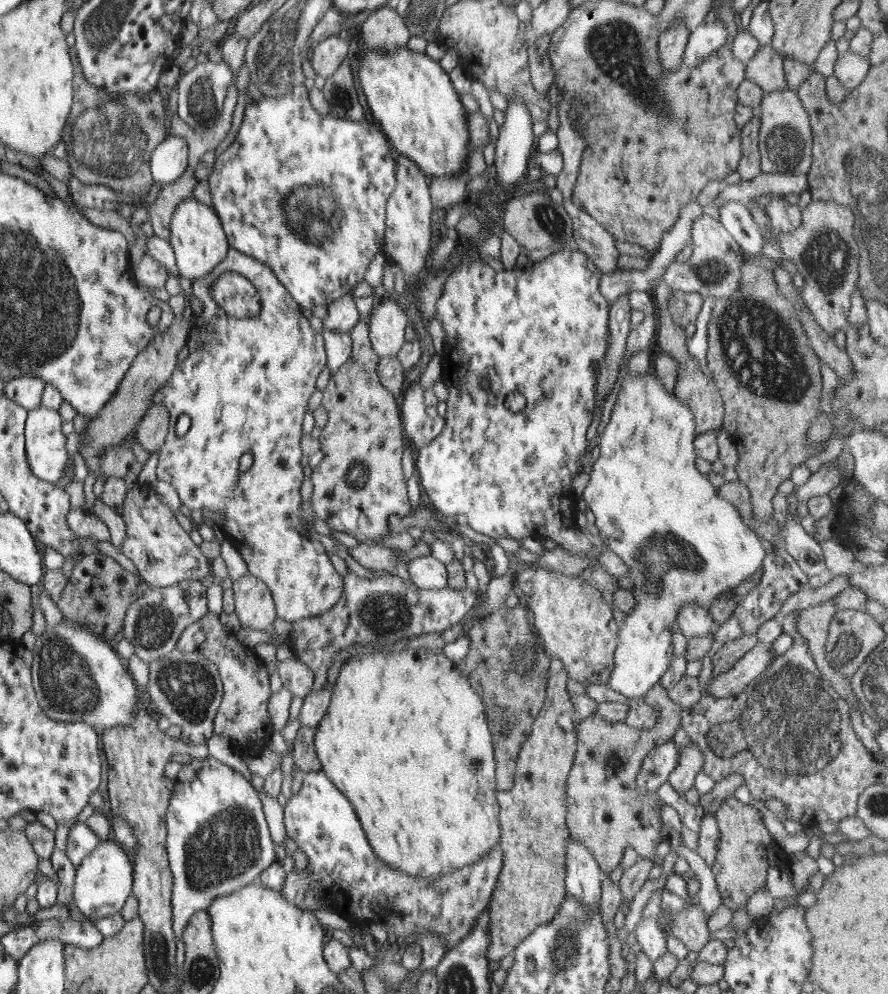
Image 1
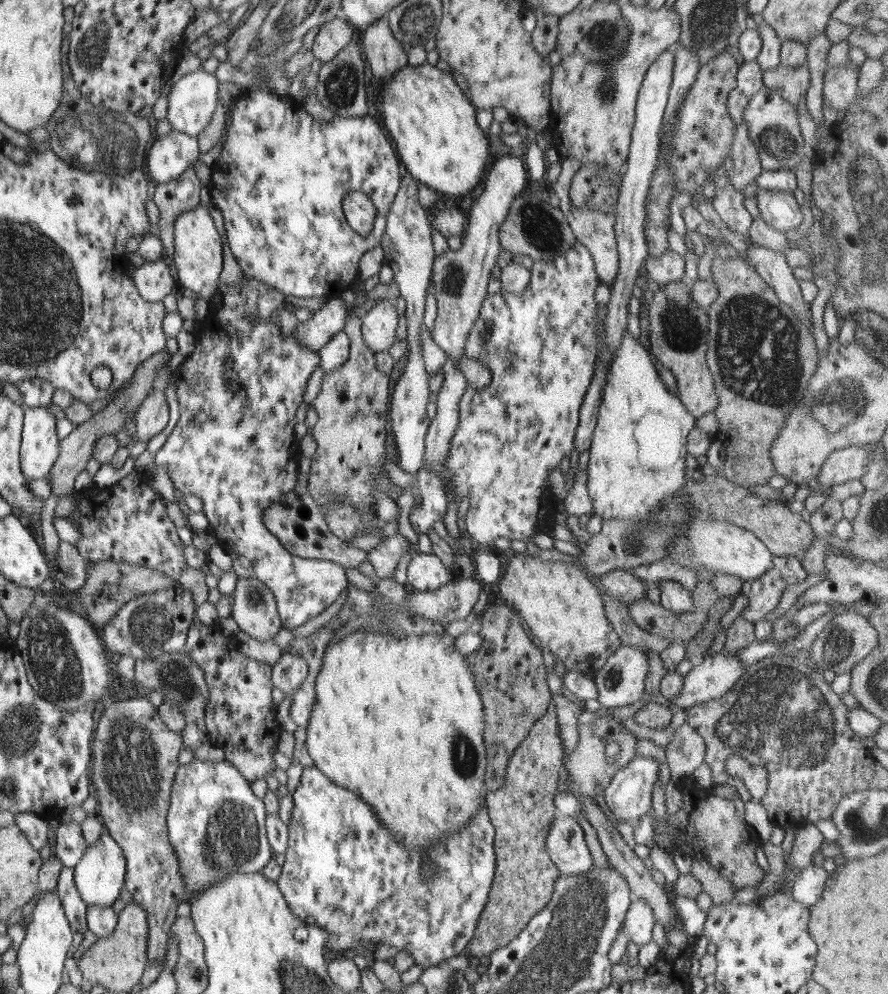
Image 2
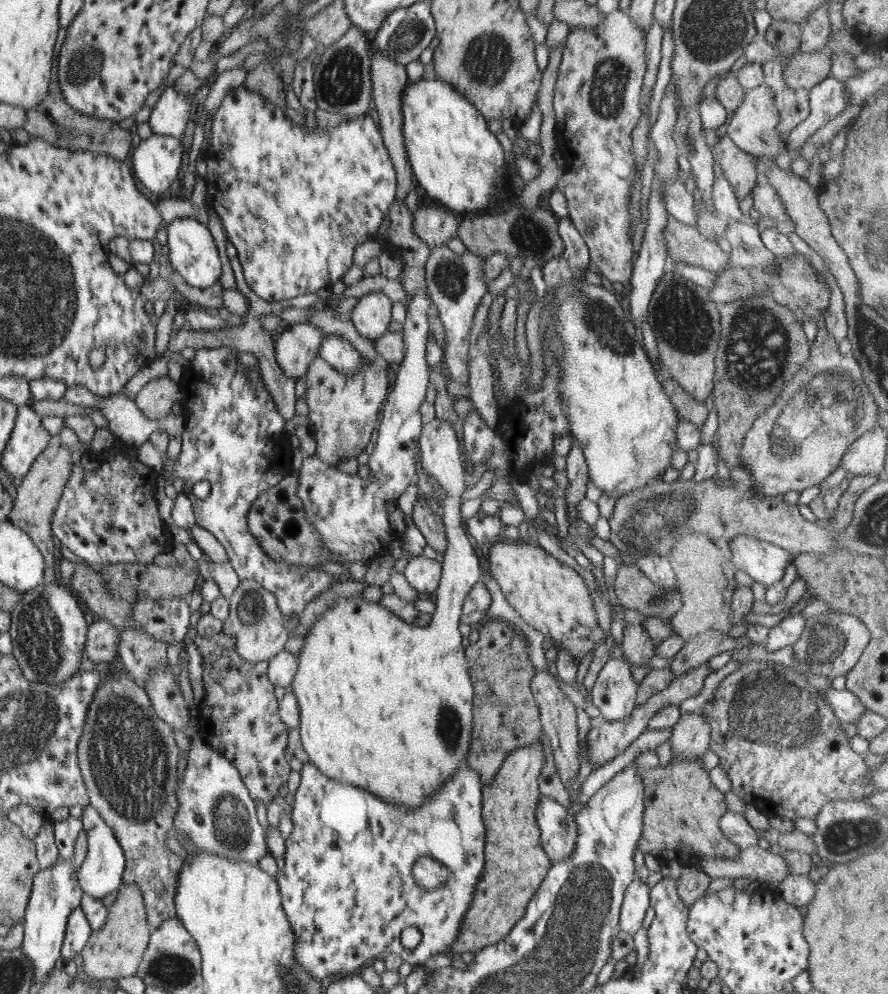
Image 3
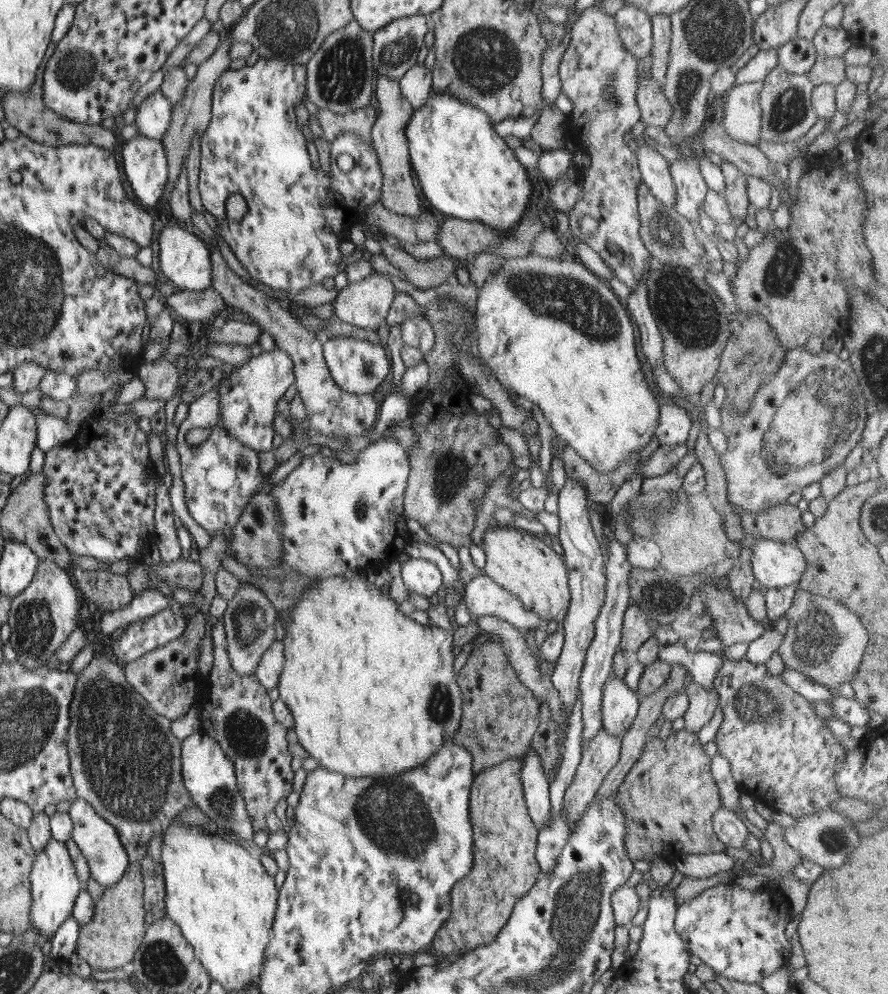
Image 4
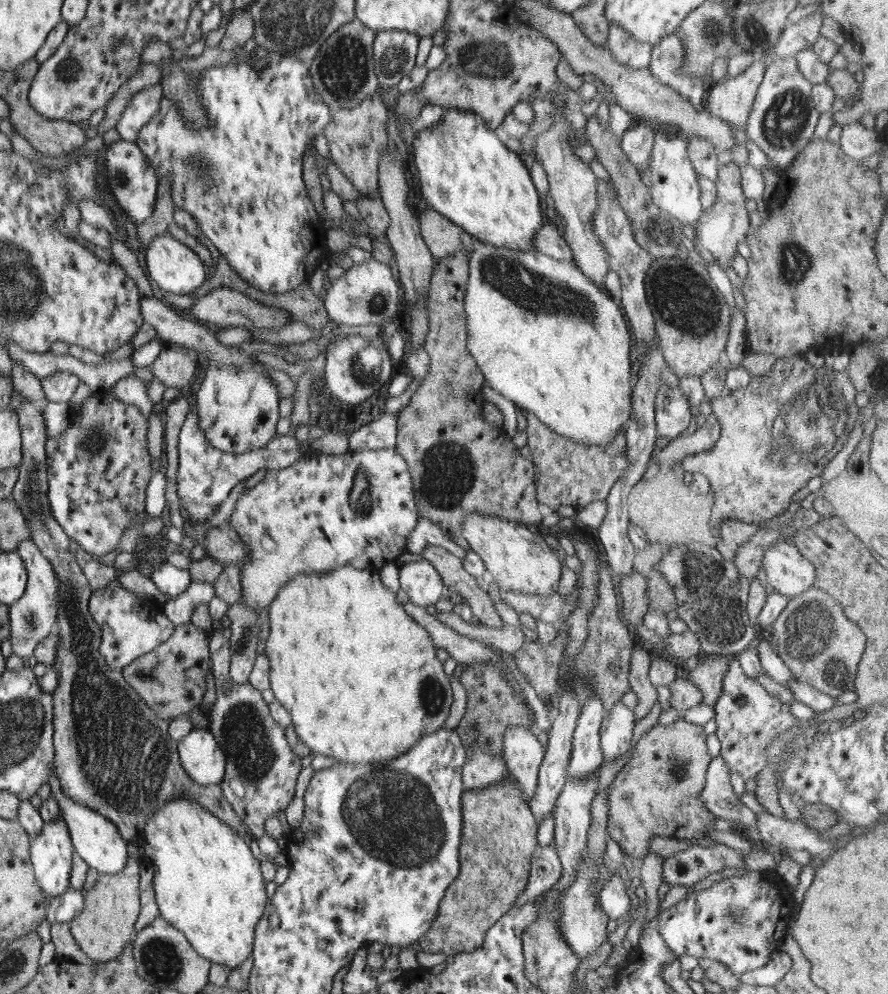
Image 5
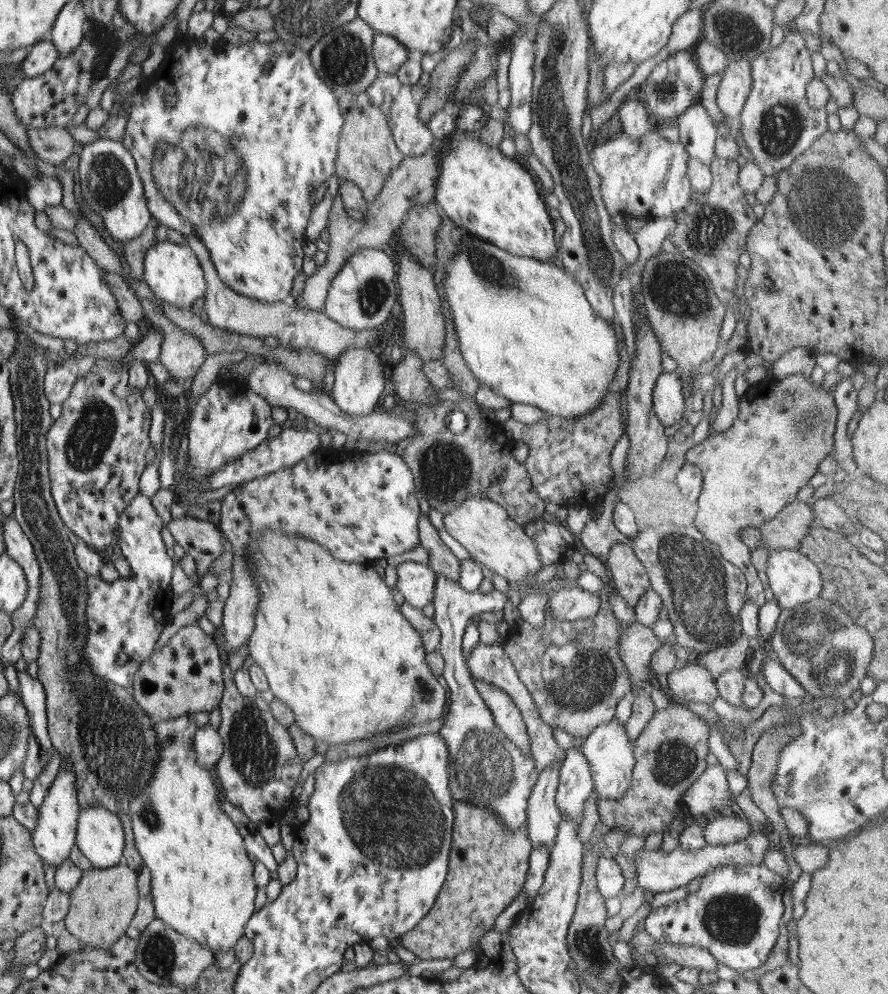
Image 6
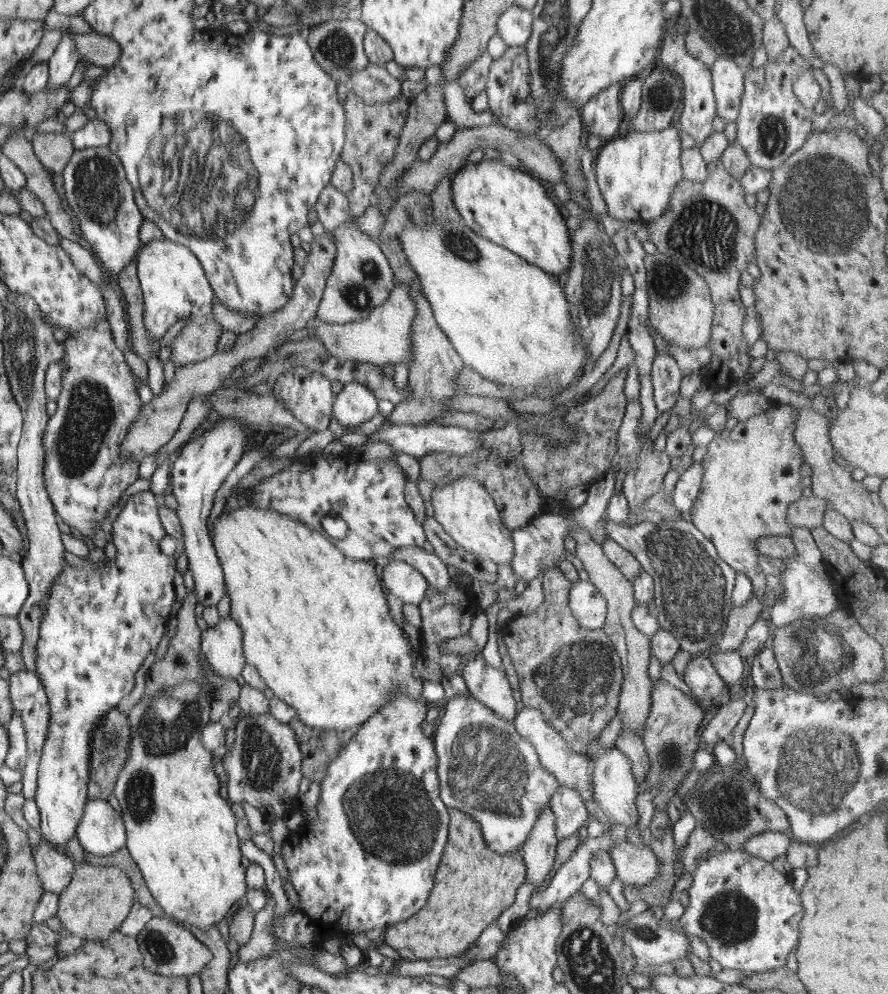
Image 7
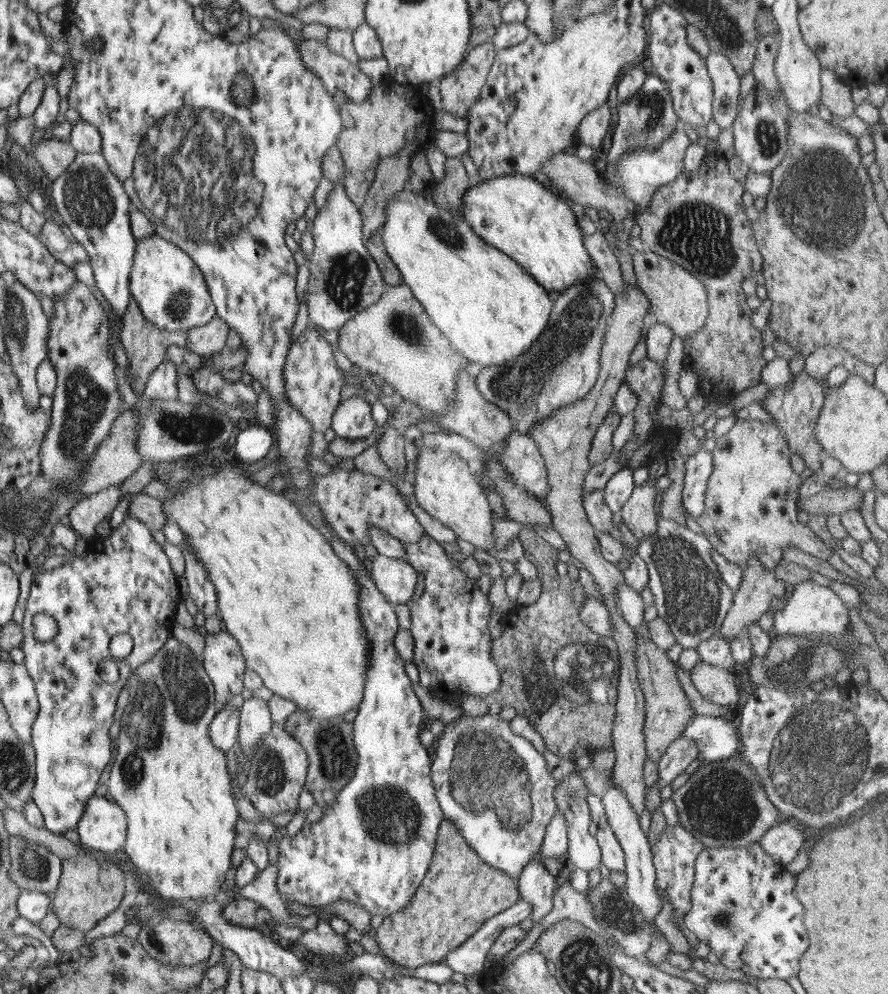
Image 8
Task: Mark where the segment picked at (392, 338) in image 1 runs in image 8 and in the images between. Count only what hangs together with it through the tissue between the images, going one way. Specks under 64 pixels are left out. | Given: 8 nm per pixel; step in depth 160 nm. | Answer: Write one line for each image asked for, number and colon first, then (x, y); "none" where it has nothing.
2: (379, 324)
3: (371, 316)
4: (365, 304)
5: (367, 293)
6: (362, 295)
7: (361, 279)
8: (344, 279)

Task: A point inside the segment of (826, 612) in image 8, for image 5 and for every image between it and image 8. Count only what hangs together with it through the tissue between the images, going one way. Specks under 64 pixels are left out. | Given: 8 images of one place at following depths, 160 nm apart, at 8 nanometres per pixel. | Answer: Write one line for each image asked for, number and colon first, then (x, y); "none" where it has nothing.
5: (788, 571)
6: (794, 579)
7: (808, 594)

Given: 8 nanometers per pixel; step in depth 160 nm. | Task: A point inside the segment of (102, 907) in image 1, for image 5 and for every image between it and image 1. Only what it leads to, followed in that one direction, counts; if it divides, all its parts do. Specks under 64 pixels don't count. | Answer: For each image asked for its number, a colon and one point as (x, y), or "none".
2: (99, 876)
3: (101, 872)
4: (99, 841)
5: (95, 838)

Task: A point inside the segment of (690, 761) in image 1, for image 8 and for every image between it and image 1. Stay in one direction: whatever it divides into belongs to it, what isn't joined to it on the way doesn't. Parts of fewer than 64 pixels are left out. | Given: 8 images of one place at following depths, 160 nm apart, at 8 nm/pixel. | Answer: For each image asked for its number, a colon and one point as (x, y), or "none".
2: (685, 753)
3: (690, 737)
4: (702, 703)
5: (708, 676)
6: (732, 656)
7: (741, 619)
8: (752, 600)

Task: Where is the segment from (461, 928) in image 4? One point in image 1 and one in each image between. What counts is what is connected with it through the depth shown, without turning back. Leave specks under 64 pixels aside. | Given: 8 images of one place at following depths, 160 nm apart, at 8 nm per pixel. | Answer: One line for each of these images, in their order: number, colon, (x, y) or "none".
1: (534, 837)
2: (522, 812)
3: (515, 861)

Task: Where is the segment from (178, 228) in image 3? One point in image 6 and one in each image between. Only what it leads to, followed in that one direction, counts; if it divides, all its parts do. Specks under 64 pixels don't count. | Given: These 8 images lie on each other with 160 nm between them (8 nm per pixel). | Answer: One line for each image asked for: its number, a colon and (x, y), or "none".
4: (185, 259)
5: (175, 267)
6: (174, 273)

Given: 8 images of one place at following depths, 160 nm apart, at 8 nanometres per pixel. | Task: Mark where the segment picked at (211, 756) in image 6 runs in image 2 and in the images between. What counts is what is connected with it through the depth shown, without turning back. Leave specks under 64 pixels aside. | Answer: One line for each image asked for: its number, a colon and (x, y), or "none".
2: (217, 825)
3: (216, 813)
4: (209, 776)
5: (203, 759)

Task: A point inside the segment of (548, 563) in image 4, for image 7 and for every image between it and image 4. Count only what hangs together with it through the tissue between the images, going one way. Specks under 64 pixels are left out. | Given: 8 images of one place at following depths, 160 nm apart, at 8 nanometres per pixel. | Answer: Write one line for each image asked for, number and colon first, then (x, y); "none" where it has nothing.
5: (520, 560)
6: (482, 527)
7: (468, 514)

